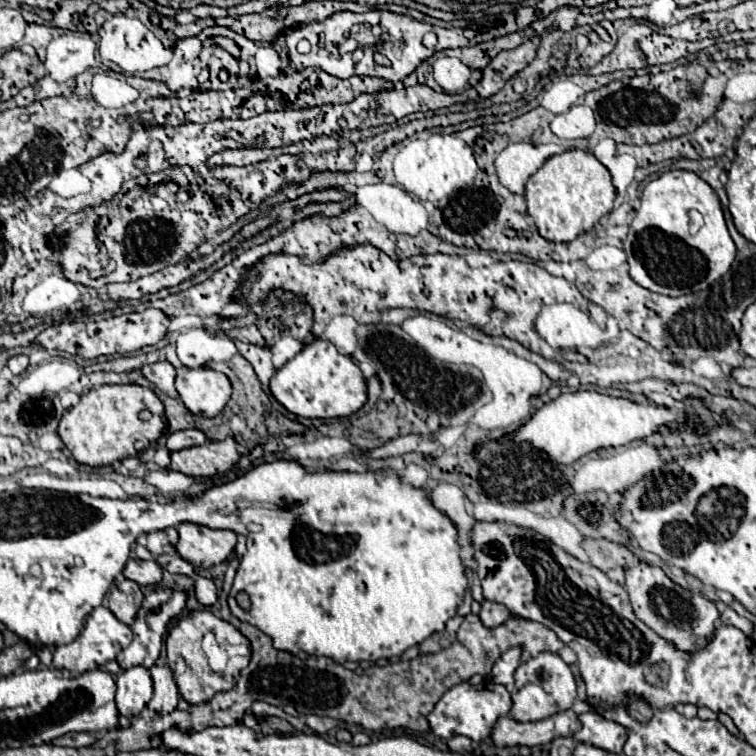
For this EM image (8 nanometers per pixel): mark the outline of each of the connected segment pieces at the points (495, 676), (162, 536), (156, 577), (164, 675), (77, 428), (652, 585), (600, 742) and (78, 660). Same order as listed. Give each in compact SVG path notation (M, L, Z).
M513 647L511 651L503 653L503 655L497 659L497 663L495 663L495 667L493 667L493 671L491 671L489 677L491 677L495 683L499 683L499 685L513 687L513 683L515 683L513 673L515 673L515 669L519 667L519 657L521 657L519 647Z
M173 527L161 529L161 531L153 531L153 533L147 535L147 549L155 557L163 555L163 553L175 553L177 541L179 541L179 533Z
M129 559L123 575L139 585L153 585L161 581L161 567L151 559L151 561L141 561L141 559Z
M155 665L149 671L153 677L155 693L153 693L153 699L149 701L147 707L151 707L153 711L159 711L159 713L171 713L179 701L179 689L177 689L171 669L167 665L163 665L163 667Z
M101 385L91 389L81 401L67 409L59 423L59 437L79 463L89 467L103 467L123 457L135 457L133 443L137 439L153 443L163 435L163 403L161 399L141 385Z
M639 563L635 567L625 569L625 587L631 595L631 605L635 615L647 623L657 635L675 643L681 651L697 651L705 647L719 623L719 611L713 601L703 595L693 595L691 591L673 583L661 567L653 567L647 563Z
M587 711L587 713L579 715L579 721L583 723L583 727L577 733L573 733L575 741L605 749L605 751L617 753L617 755L623 753L623 743L627 739L627 731L621 725L603 719L595 711Z
M97 607L93 609L87 619L85 619L85 625L83 625L83 631L77 635L75 641L67 643L67 645L61 645L55 649L53 653L53 665L57 669L67 669L71 675L81 675L85 671L91 671L91 669L99 669L103 667L107 661L115 659L115 655L125 649L133 639L133 633L131 629L121 623L107 607Z

